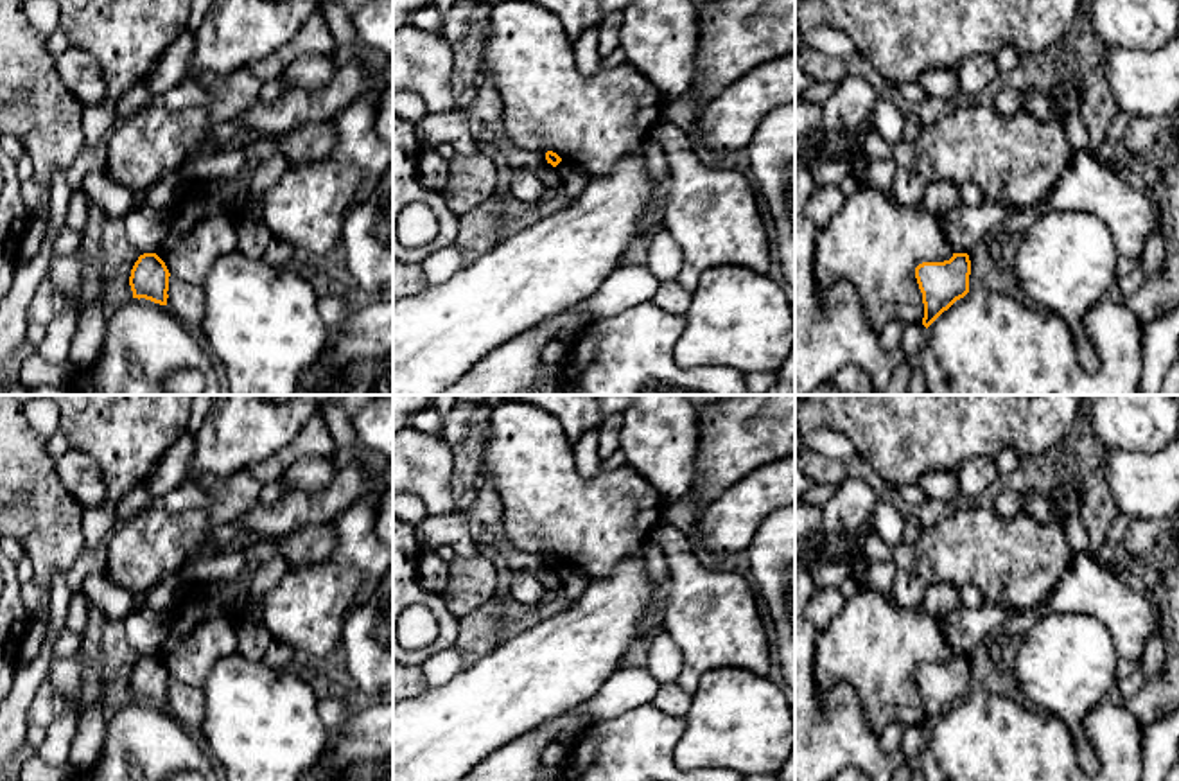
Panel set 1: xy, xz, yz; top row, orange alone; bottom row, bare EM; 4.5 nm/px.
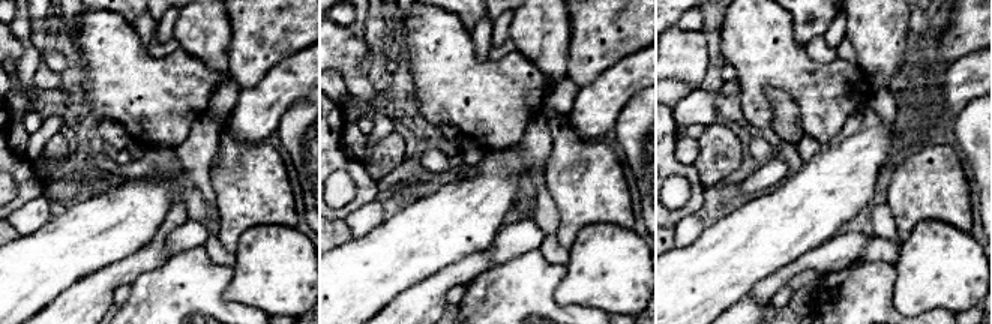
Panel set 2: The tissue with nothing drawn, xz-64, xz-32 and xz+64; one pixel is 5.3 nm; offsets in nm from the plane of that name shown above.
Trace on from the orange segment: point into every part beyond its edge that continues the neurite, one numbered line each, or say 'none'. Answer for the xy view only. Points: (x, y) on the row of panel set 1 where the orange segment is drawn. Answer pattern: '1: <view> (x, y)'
none

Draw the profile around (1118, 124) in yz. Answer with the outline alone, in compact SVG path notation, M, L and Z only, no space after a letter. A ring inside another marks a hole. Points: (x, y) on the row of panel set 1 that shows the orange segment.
M1122 110L1111 118L1104 140L1098 145L1098 163L1109 169L1116 163L1116 144L1123 138L1129 127L1129 115Z

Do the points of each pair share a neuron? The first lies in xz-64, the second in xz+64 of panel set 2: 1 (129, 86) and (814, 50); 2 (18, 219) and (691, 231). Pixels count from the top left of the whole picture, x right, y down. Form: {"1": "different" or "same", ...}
{"1": "different", "2": "same"}

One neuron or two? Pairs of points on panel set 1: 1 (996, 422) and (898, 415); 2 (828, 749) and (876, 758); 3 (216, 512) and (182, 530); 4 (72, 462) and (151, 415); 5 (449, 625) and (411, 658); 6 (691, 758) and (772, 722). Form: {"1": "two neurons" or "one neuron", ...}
{"1": "one neuron", "2": "one neuron", "3": "two neurons", "4": "two neurons", "5": "one neuron", "6": "one neuron"}

